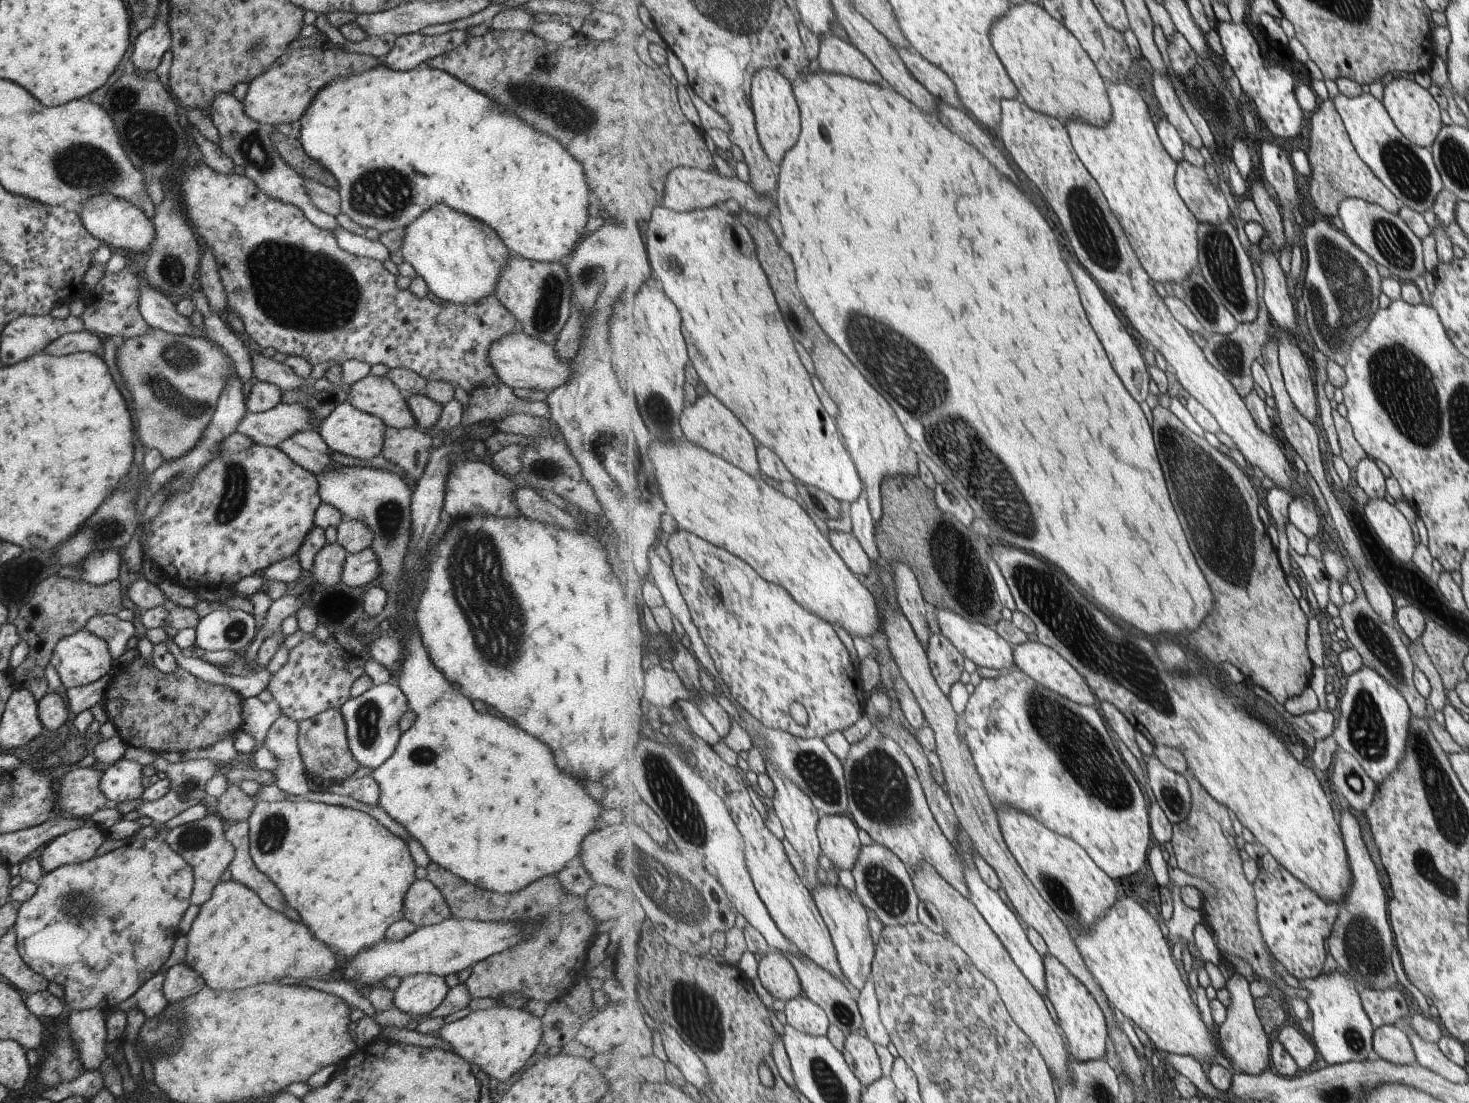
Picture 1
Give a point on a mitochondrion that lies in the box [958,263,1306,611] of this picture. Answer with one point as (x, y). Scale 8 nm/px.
(1216, 509)

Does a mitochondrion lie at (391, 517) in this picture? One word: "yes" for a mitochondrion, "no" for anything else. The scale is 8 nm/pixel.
yes

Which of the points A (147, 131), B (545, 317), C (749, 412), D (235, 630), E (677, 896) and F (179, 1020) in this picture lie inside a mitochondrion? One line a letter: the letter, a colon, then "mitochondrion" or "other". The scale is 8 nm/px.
A: mitochondrion
B: mitochondrion
C: mitochondrion
D: mitochondrion
E: mitochondrion
F: other

